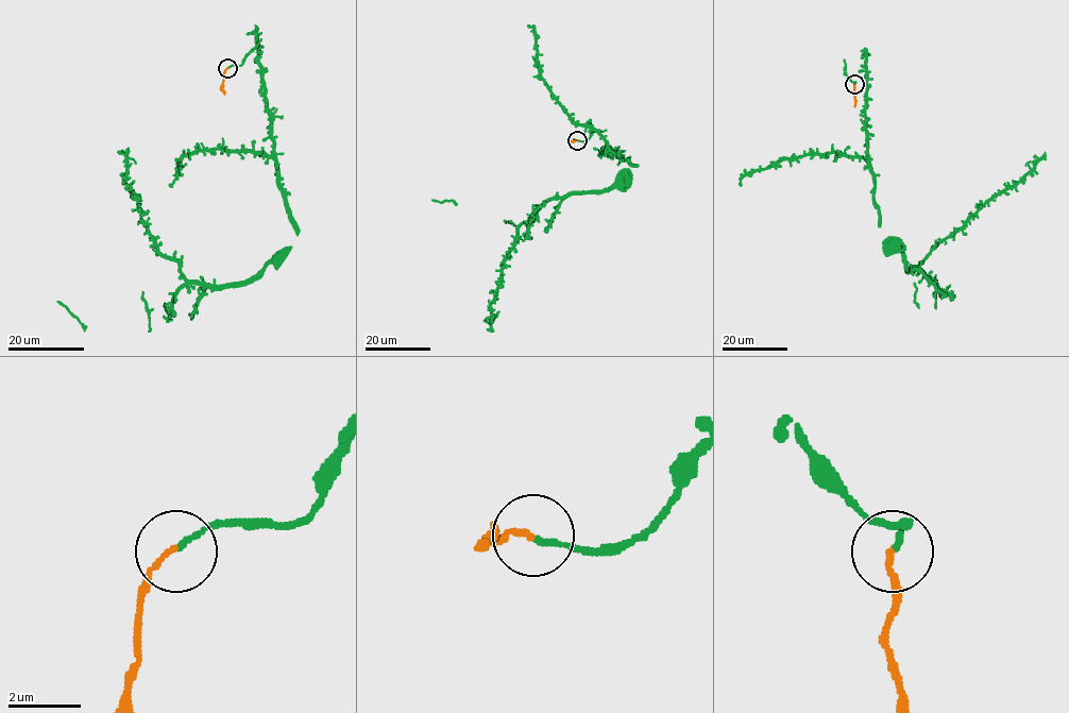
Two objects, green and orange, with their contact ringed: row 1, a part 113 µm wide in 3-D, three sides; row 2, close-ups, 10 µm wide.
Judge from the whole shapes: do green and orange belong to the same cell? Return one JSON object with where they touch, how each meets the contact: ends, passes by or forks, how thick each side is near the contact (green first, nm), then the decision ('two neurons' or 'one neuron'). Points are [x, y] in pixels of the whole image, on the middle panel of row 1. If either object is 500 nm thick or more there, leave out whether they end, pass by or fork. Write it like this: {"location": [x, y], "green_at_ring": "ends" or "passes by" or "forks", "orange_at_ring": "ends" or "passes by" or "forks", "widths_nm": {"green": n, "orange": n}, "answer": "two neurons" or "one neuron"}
{"location": [577, 140], "green_at_ring": "ends", "orange_at_ring": "ends", "widths_nm": {"green": 140, "orange": 150}, "answer": "two neurons"}

